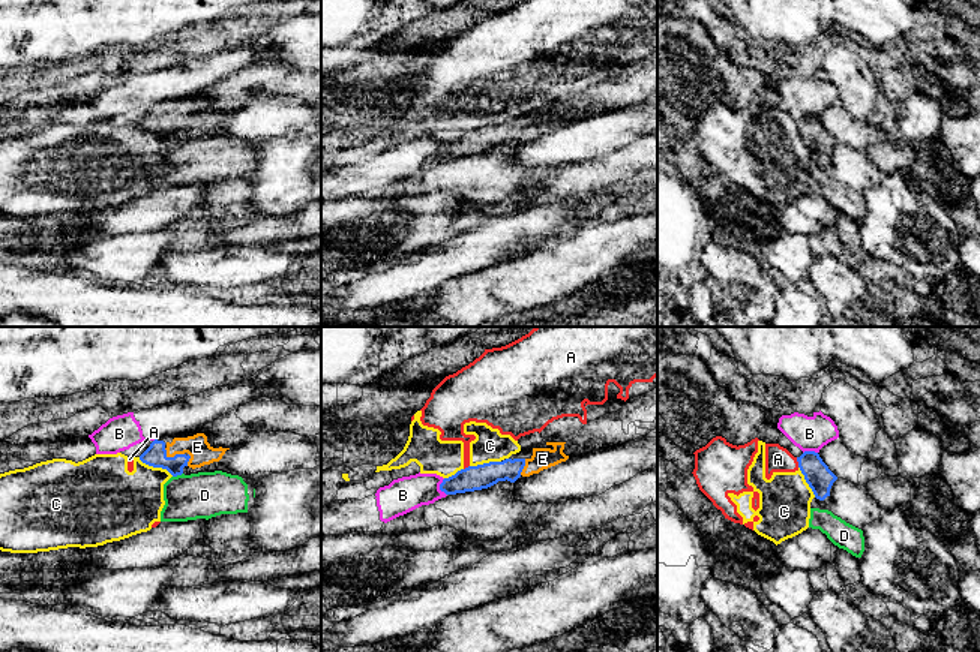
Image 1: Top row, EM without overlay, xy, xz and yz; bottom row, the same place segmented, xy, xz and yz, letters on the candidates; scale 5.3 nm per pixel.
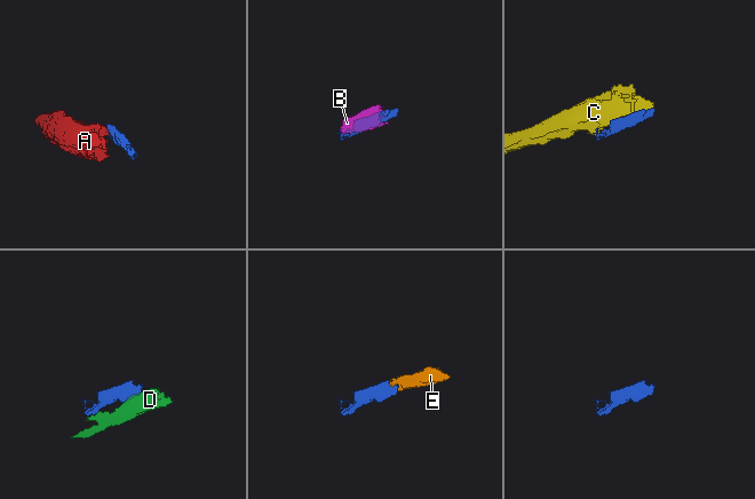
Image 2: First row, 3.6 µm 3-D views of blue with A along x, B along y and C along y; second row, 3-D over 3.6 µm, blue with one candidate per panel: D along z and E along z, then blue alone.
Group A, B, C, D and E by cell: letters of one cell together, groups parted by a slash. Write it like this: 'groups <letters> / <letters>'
groups A C / B / D / E

